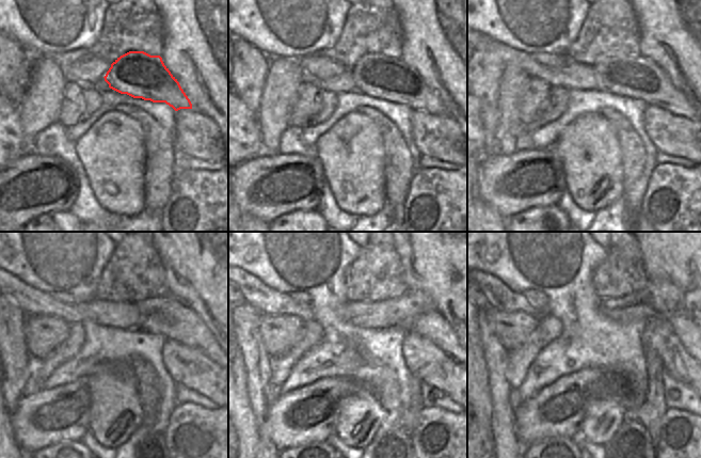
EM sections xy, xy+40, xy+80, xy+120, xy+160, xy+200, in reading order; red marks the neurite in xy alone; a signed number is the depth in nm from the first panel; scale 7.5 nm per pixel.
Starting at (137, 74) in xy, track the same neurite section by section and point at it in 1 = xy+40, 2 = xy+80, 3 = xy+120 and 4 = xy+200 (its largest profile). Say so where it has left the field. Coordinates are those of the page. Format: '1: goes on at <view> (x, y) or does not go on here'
1: goes on at xy+40 (376, 75)
2: goes on at xy+80 (640, 78)
3: goes on at xy+120 (165, 315)
4: goes on at xy+200 (684, 328)

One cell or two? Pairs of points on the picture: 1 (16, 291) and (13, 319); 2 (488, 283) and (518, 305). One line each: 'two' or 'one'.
1: two
2: one

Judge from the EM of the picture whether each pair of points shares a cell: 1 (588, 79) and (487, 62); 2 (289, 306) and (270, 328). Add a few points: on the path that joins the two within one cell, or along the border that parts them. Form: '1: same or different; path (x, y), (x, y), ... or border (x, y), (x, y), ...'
1: different; border (482, 51), (491, 51), (505, 66)
2: different; border (263, 313), (270, 315), (297, 315), (304, 320)

